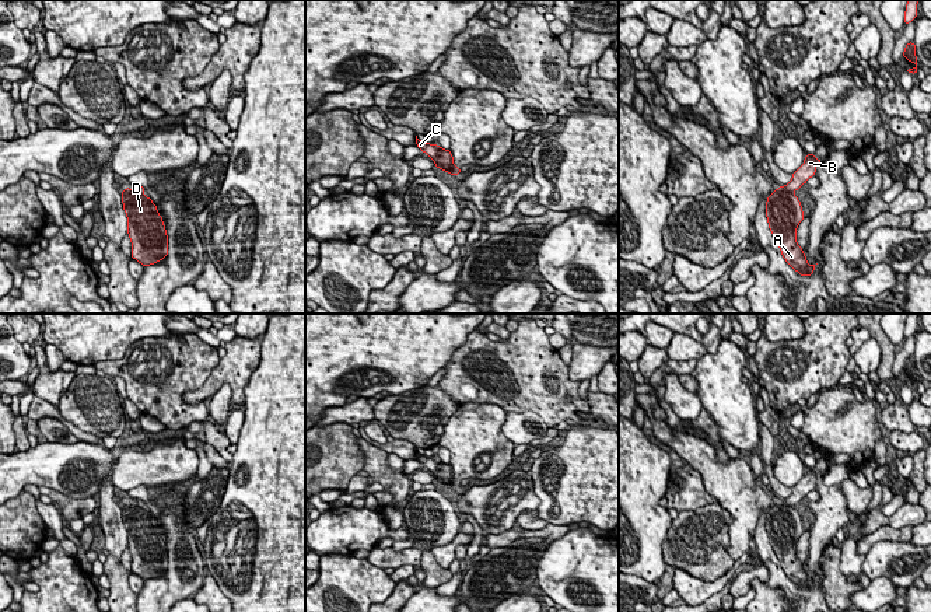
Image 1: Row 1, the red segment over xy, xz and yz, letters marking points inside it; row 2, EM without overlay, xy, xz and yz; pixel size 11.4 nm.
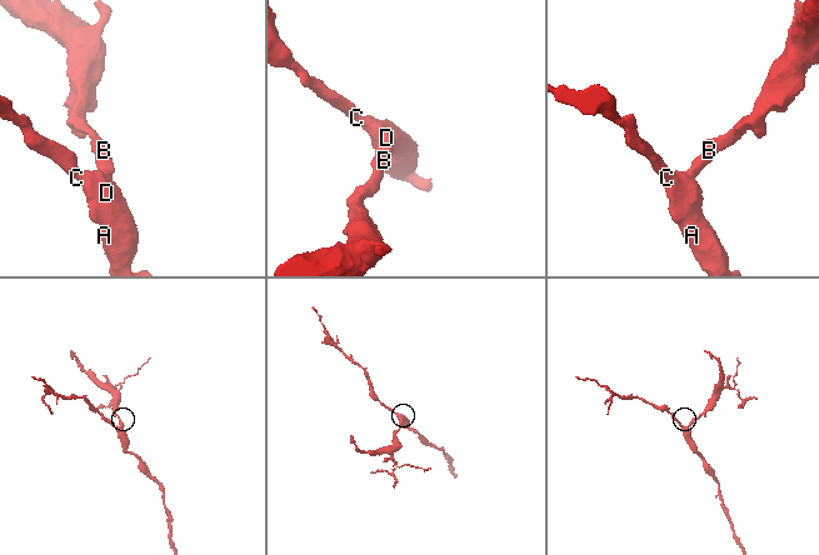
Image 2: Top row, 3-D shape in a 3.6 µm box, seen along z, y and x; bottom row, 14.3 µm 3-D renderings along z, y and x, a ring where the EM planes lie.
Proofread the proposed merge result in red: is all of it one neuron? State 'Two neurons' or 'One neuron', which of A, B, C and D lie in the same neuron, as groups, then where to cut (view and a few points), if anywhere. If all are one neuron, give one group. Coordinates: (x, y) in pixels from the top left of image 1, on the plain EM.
Two neurons. Groups: A C D / B. Split along yz (780, 500), (791, 507)

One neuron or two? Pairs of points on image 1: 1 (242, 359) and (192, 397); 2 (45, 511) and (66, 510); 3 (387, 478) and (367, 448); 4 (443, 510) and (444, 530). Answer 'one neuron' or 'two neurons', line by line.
1: one neuron
2: two neurons
3: one neuron
4: one neuron

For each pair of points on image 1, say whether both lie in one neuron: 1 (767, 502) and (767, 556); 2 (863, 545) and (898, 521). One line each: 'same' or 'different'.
1: different
2: different

